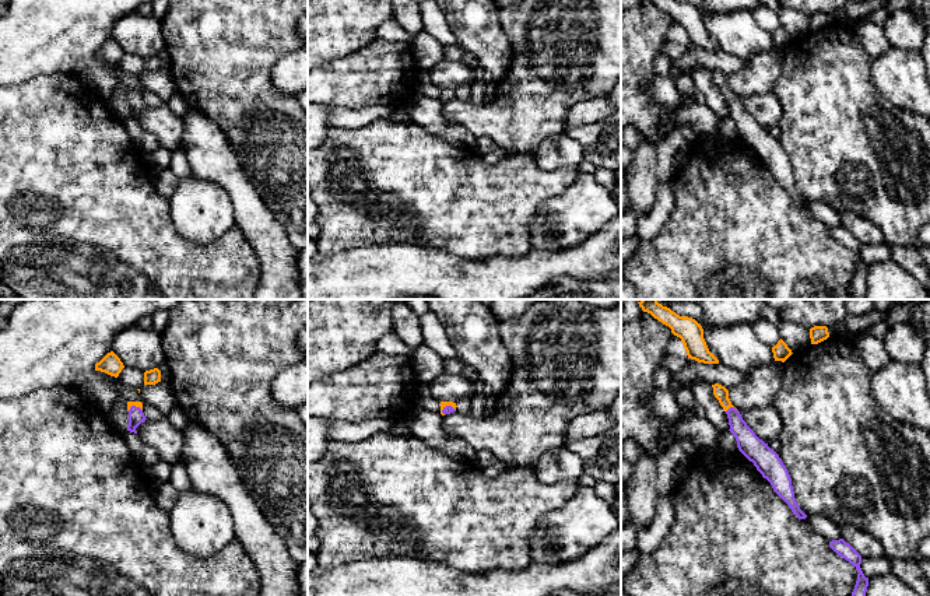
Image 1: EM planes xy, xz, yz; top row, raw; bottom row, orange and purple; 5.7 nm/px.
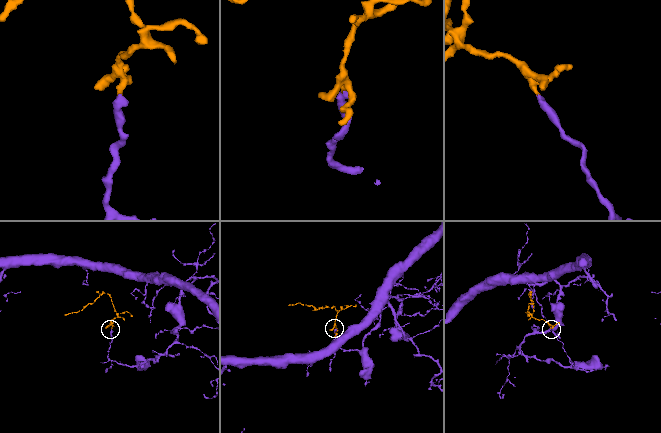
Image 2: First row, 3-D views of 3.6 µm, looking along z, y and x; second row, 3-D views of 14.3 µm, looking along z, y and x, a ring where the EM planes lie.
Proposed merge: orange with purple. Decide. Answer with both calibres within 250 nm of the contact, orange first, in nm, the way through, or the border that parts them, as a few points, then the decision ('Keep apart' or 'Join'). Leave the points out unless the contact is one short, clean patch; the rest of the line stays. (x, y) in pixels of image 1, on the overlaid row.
Thickness 80 nm (orange) against 140 nm. Path across: yz (720, 392), (730, 406), (734, 420), (748, 444). Join

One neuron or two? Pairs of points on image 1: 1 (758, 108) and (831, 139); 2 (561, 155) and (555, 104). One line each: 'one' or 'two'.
1: two
2: two

